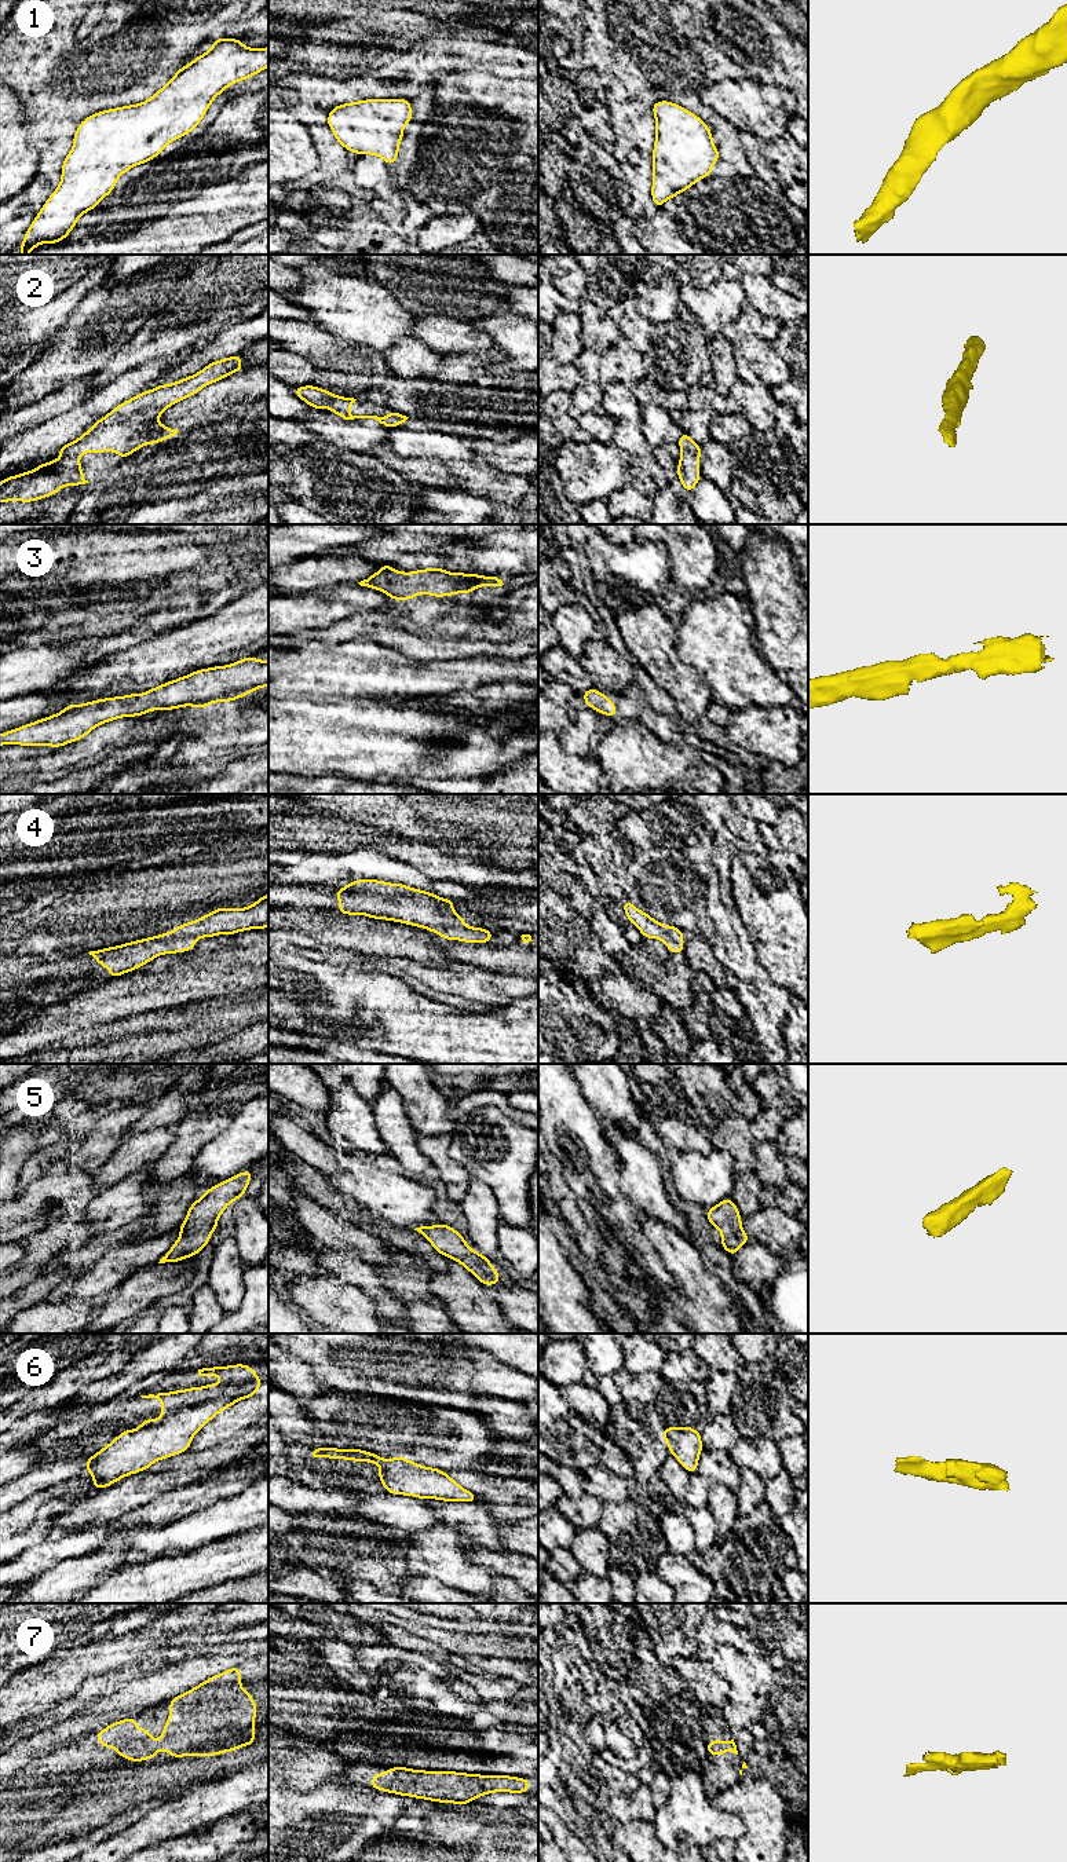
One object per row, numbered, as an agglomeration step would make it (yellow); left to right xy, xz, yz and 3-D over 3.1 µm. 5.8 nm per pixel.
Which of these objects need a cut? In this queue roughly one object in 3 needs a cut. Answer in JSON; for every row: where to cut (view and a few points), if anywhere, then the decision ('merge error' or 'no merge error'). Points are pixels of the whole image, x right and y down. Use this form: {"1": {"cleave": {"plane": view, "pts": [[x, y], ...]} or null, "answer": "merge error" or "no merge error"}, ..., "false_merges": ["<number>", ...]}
{"1": {"cleave": null, "answer": "no merge error"}, "2": {"cleave": null, "answer": "no merge error"}, "3": {"cleave": null, "answer": "no merge error"}, "4": {"cleave": null, "answer": "no merge error"}, "5": {"cleave": null, "answer": "no merge error"}, "6": {"cleave": null, "answer": "no merge error"}, "7": {"cleave": null, "answer": "no merge error"}, "false_merges": []}

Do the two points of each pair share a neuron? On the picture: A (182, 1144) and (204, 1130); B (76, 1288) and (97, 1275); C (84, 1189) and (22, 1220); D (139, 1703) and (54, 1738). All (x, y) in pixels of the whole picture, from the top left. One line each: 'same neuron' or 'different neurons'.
A: same neuron
B: same neuron
C: same neuron
D: same neuron

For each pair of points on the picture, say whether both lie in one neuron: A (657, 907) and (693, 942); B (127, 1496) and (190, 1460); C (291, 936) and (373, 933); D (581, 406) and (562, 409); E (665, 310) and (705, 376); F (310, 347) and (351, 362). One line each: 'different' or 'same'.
A: different
B: same
C: same
D: different
E: different
F: same

